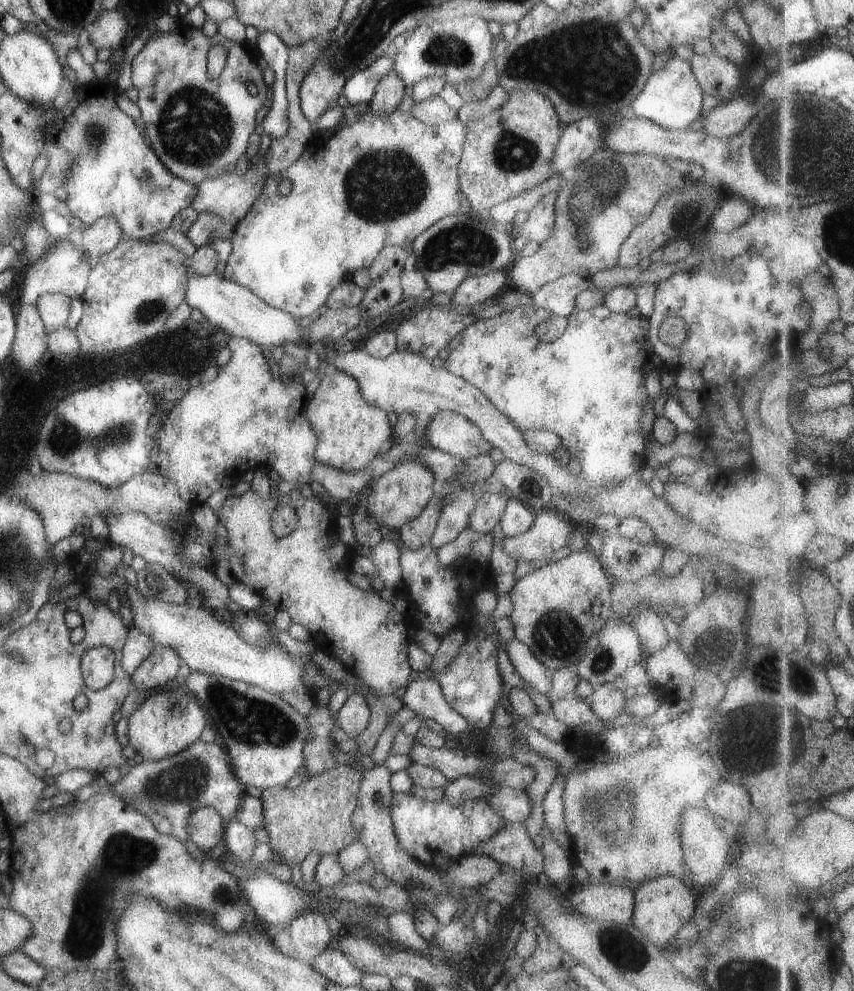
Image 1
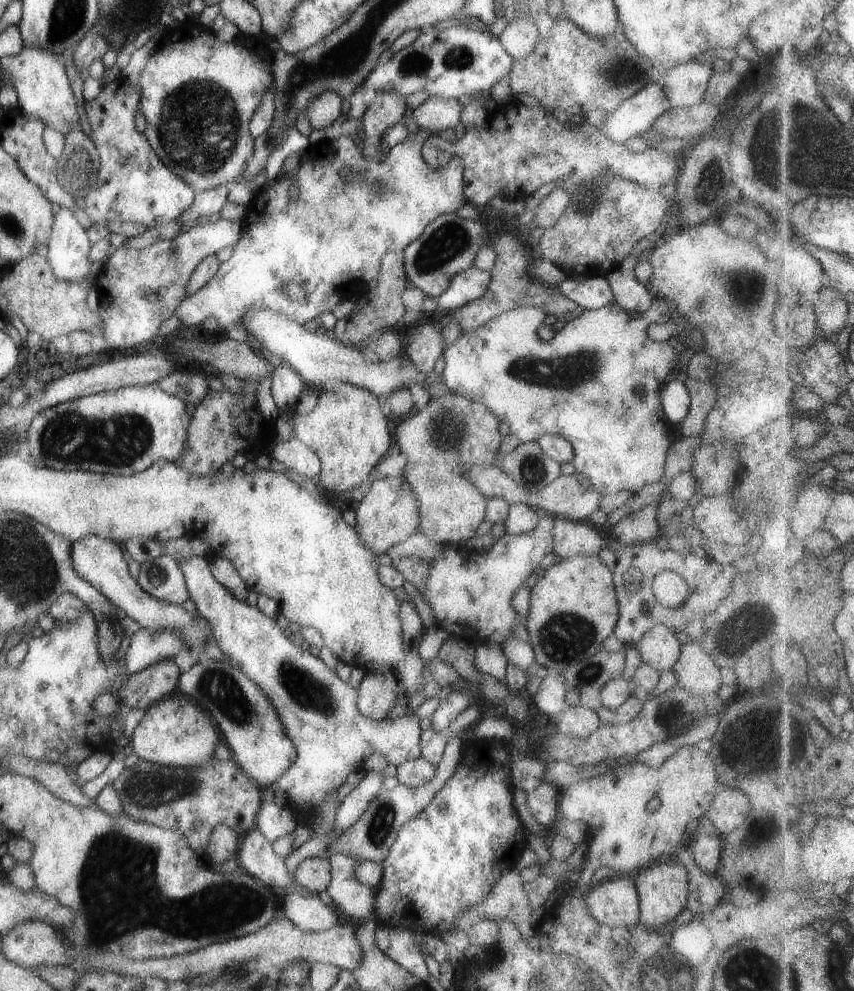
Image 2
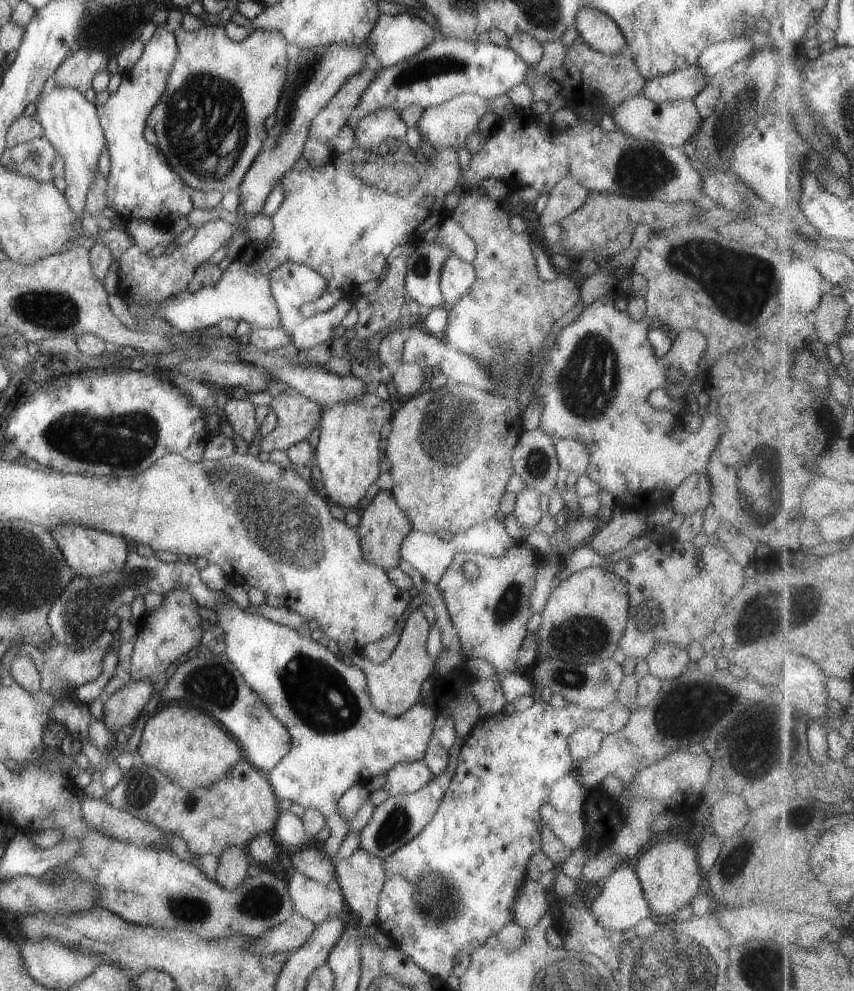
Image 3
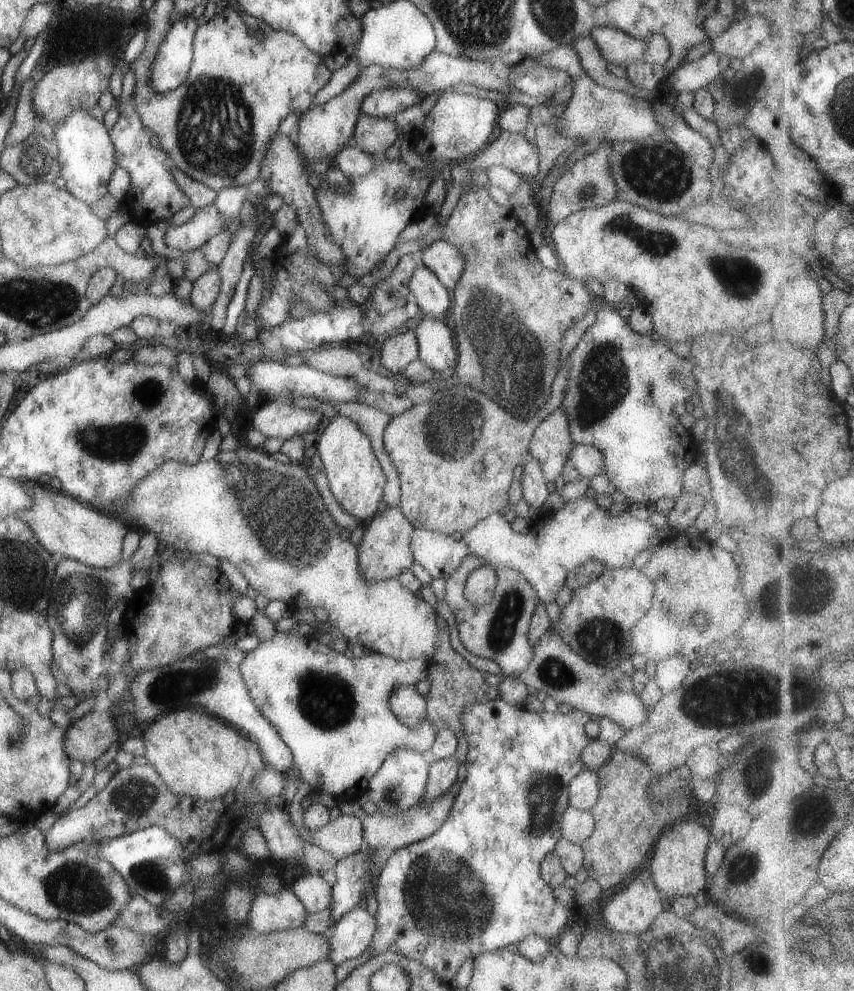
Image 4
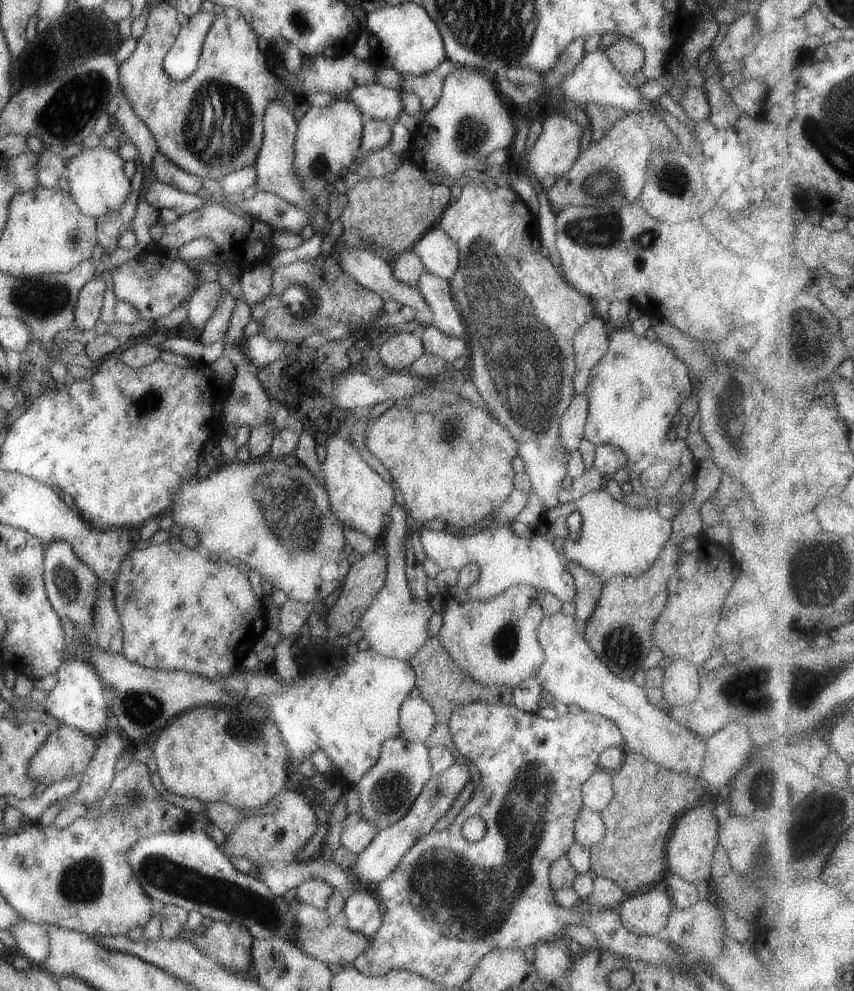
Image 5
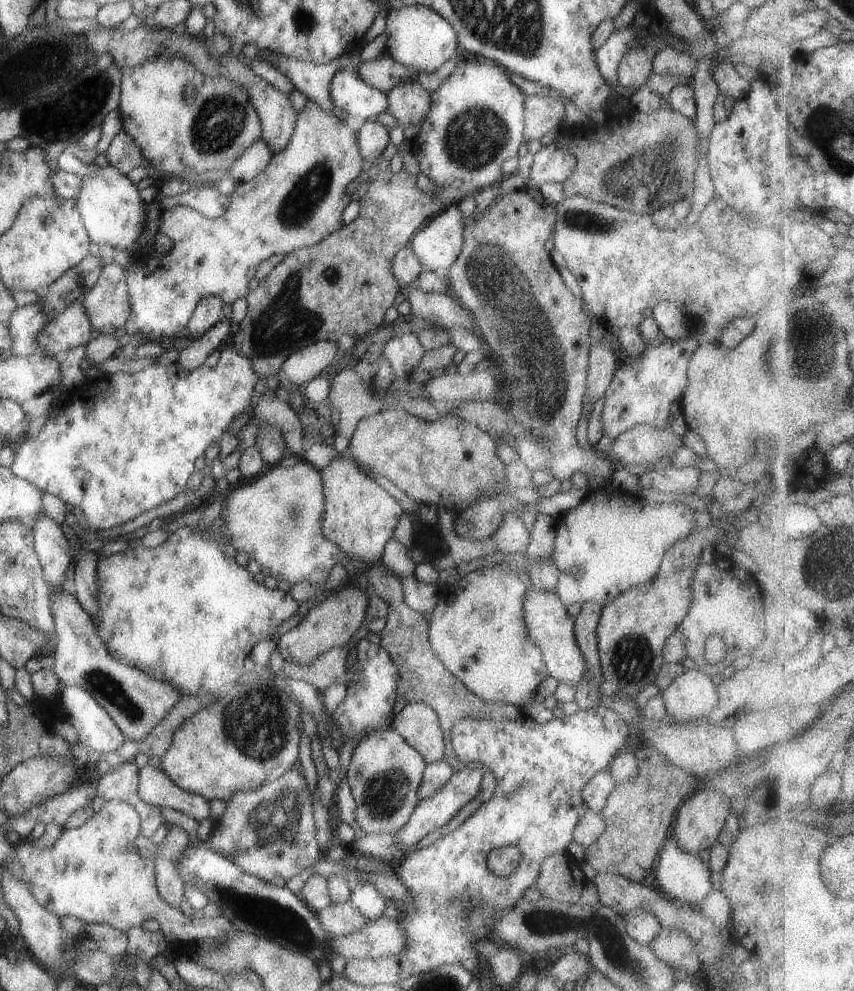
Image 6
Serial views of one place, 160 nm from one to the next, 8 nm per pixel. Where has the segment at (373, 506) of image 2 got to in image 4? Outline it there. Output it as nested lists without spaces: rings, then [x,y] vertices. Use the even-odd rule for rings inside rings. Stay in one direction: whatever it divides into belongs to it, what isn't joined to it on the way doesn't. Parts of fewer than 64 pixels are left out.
[[[398,506],[387,507],[383,512],[375,513],[366,524],[363,524],[362,529],[361,540],[356,546],[356,561],[358,572],[365,581],[382,581],[396,577],[413,564],[409,541],[414,528]]]

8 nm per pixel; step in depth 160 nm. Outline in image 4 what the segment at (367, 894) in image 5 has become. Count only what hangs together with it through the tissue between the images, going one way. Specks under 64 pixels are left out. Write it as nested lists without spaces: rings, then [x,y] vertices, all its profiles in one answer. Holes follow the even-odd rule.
[[[363,906],[347,911],[333,926],[328,934],[330,949],[327,960],[334,965],[357,958],[368,947],[376,922],[374,915]]]

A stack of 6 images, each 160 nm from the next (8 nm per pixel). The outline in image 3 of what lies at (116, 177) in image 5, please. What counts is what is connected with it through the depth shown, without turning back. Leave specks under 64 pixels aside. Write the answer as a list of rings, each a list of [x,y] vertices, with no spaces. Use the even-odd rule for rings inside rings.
[[[51,80],[42,88],[42,92],[38,98],[40,101],[33,102],[36,104],[34,116],[40,124],[41,136],[45,137],[51,143],[51,146],[55,148],[56,153],[59,154],[60,159],[63,161],[62,177],[65,181],[63,196],[65,197],[65,202],[72,210],[72,215],[81,218],[85,194],[87,194],[89,184],[93,182],[99,154],[103,152],[103,148],[106,148],[104,132],[99,126],[95,105],[84,99],[83,95],[77,89],[58,87]]]

